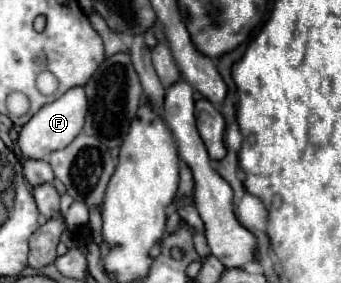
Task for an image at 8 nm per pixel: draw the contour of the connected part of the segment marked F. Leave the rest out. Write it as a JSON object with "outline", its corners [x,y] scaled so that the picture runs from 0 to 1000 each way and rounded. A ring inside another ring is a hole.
{"outline":[[[208,307],[196,329],[185,329],[155,364],[126,371],[126,385],[114,385],[114,399],[103,399],[67,442],[67,456],[56,470],[56,491],[50,491],[56,527],[85,562],[138,562],[150,534],[196,519],[238,470],[243,435],[249,435],[249,406],[255,406],[249,322],[243,322],[243,307]]]}

